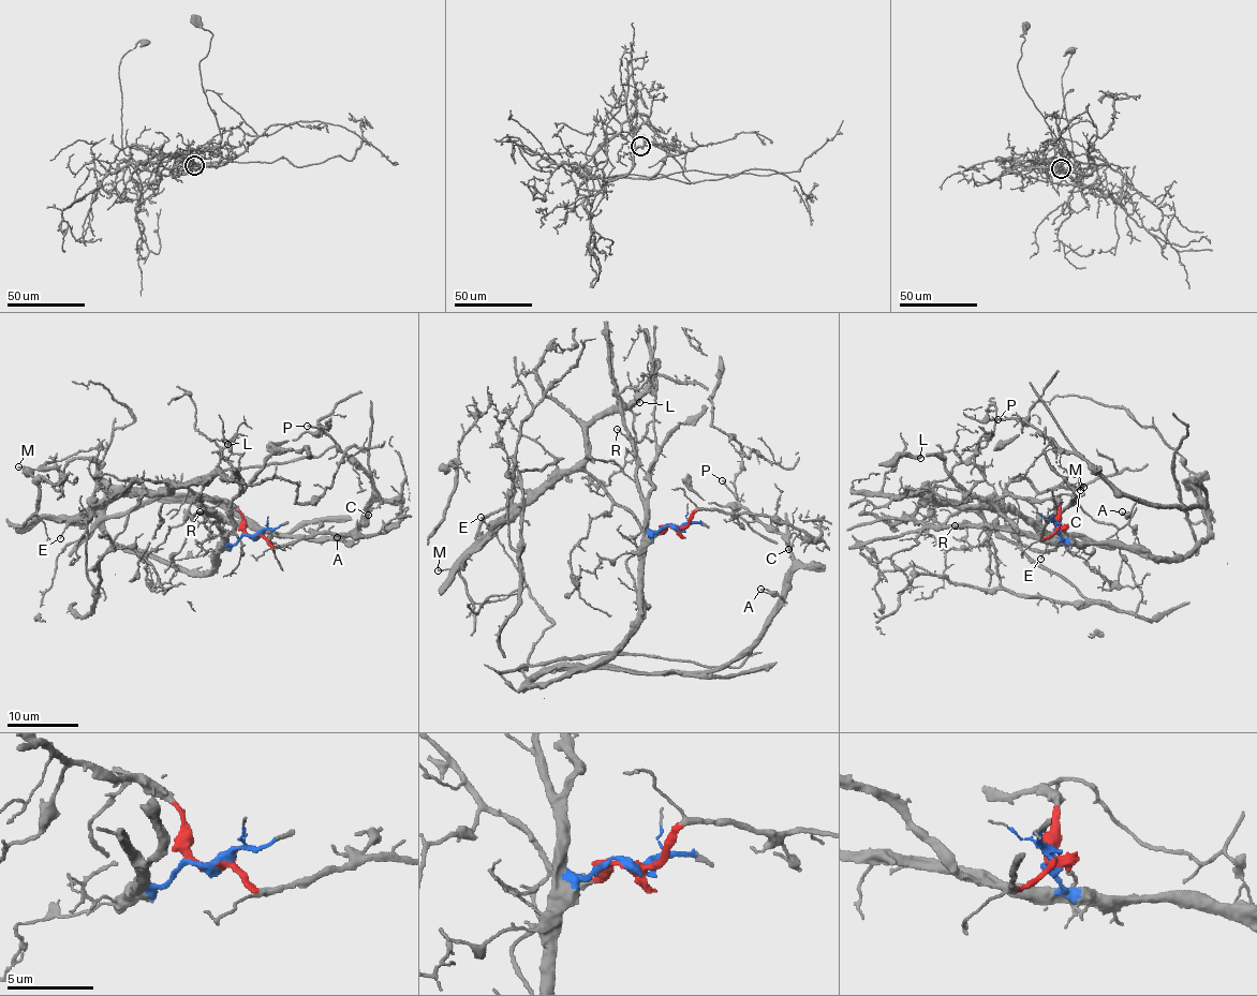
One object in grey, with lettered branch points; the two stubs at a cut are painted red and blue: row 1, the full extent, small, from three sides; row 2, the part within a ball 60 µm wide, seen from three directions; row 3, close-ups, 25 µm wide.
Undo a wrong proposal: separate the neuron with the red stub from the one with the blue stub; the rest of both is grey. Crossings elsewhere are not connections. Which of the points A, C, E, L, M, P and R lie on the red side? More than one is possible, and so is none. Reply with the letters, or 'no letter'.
E, L, M

